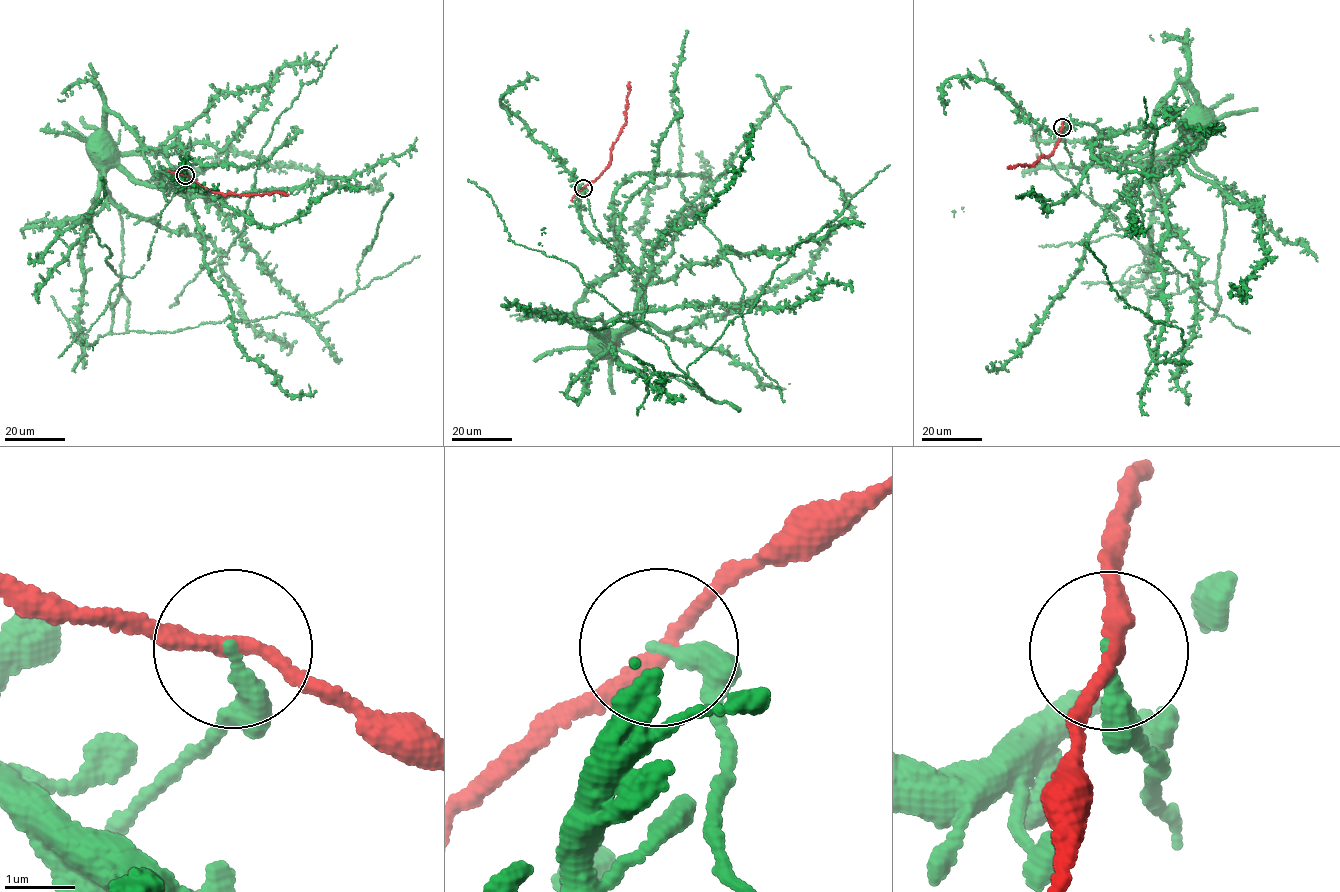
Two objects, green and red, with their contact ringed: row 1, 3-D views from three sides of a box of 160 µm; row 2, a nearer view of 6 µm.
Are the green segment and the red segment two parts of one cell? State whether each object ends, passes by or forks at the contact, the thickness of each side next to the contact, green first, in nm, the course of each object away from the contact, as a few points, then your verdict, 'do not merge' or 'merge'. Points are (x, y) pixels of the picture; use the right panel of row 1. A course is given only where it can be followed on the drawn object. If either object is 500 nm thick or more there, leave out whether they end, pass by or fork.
green ends there; red passes by; 240 nm thick on the green side, 200 nm on the other; green runs (1061, 127), (1064, 132), (1089, 123), (1102, 145), (1122, 161), (1154, 172), (1181, 160), (1186, 125), (1194, 121); red runs (1061, 127), (1059, 141), (1051, 154), (1040, 157), (1033, 165), (1007, 167); do not merge

